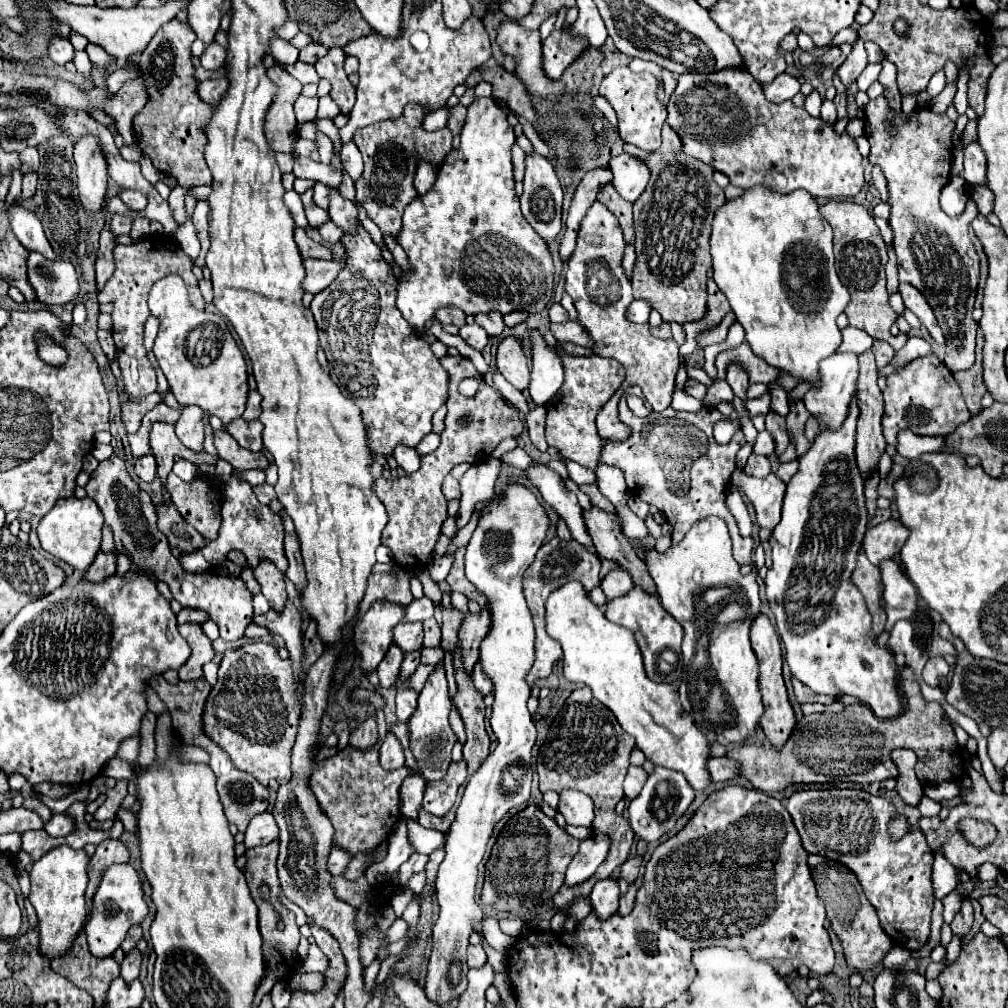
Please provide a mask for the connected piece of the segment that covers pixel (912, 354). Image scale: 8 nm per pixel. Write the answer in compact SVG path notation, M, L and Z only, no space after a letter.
M910 338L908 344L902 348L902 352L898 352L894 356L892 362L894 364L906 364L906 362L918 358L918 356L928 356L928 354L934 354L930 342L926 342L924 338Z

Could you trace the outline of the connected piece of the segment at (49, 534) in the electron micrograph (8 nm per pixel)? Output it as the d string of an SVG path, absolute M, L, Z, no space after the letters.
M72 496L72 498L58 500L54 504L54 508L40 520L38 538L40 538L42 548L48 554L52 554L52 556L64 560L66 564L70 564L72 568L84 572L94 562L94 558L100 550L102 526L104 526L104 518L102 518L100 508L94 504L94 500L90 500L88 496L82 500Z

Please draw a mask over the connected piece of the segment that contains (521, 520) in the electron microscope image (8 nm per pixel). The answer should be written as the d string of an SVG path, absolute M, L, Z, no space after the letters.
M510 482L504 492L496 494L494 498L484 502L484 508L478 514L478 526L466 546L466 578L478 588L478 592L486 598L488 608L490 608L490 632L480 644L480 666L482 672L492 680L494 684L494 704L492 704L492 716L490 716L490 726L496 736L496 748L494 752L482 762L482 766L476 770L476 774L468 780L464 788L464 796L460 800L460 806L456 810L456 820L452 822L452 832L448 832L446 840L446 858L440 864L438 878L436 878L436 896L440 904L440 916L436 920L436 926L432 928L432 952L428 960L428 974L426 974L426 984L424 992L426 998L434 1004L450 1004L462 996L466 990L466 948L468 948L468 936L472 934L472 924L484 918L482 908L474 900L474 890L476 890L476 876L478 876L478 864L484 856L486 842L492 834L494 824L504 816L506 806L520 804L528 798L530 794L530 782L532 782L532 772L530 770L530 756L532 748L536 744L536 726L534 720L526 708L526 702L530 698L530 686L526 684L526 674L530 672L534 664L534 624L532 624L532 614L526 606L524 592L522 592L522 576L526 568L534 562L534 556L538 548L542 546L548 530L548 516L544 508L540 506L538 498L534 496L532 490L518 482Z

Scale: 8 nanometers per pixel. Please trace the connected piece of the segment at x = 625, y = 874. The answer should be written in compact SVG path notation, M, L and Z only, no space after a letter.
M632 856L632 858L628 858L628 860L620 866L620 874L618 874L618 878L626 880L628 884L632 884L632 882L638 878L640 864L642 864L642 858L640 858L640 856Z

